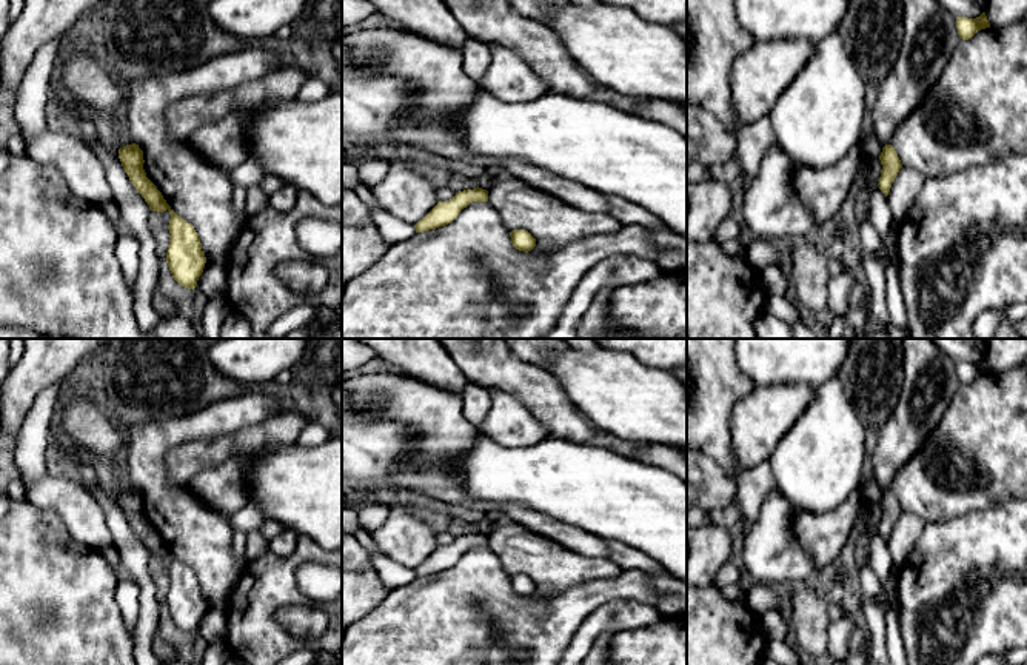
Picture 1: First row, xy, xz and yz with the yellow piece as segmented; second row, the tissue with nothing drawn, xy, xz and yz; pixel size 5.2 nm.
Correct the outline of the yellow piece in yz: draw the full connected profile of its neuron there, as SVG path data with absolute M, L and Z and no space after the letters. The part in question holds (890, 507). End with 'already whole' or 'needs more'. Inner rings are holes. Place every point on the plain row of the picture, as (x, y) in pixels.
M885 490L882 493L879 505L881 505L882 514L881 514L878 531L887 542L892 533L892 528L895 526L899 514L902 513L902 508L892 490Z; already whole

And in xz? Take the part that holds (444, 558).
M482 533L463 534L447 546L439 546L414 573L416 577L425 577L451 568L459 557L473 546L488 546L488 536Z; already whole

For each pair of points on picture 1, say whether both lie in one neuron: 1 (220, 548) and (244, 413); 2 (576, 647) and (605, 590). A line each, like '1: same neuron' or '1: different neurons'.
1: same neuron
2: different neurons

